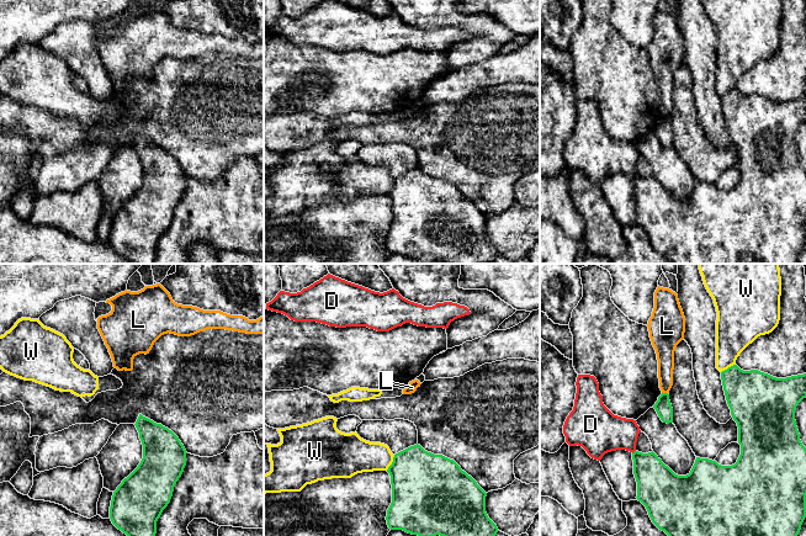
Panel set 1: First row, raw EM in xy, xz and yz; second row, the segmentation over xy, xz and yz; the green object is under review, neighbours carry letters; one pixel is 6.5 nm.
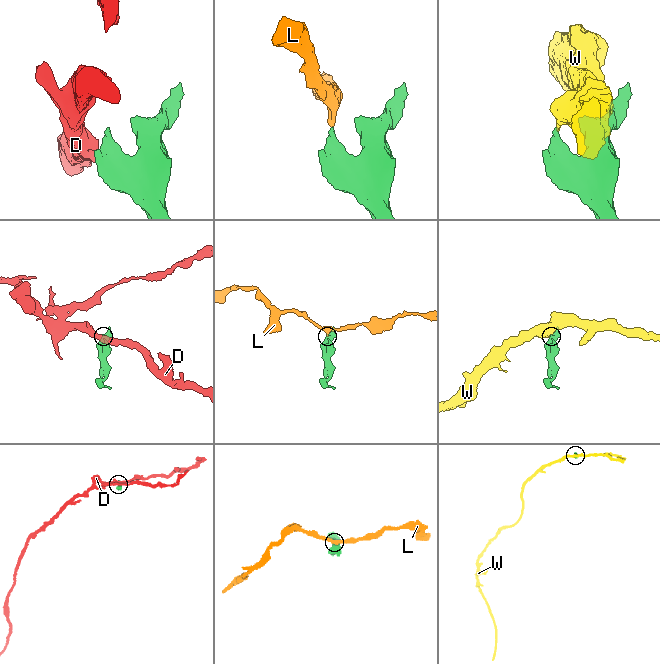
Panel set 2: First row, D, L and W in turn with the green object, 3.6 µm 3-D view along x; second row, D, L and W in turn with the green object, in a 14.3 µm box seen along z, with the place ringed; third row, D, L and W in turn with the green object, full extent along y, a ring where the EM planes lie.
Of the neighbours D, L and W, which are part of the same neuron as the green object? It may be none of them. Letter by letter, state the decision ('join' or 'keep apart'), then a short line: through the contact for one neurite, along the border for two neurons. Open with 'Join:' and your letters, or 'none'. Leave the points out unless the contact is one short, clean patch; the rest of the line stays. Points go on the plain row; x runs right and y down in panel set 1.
Join: none
D: keep apart; line yz (635, 174), (632, 178)
L: keep apart; line yz (662, 116), (667, 117)
W: keep apart; line xz (394, 179), (386, 194)

